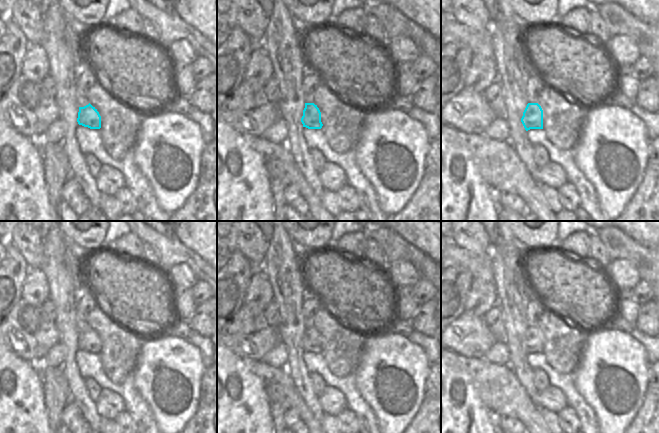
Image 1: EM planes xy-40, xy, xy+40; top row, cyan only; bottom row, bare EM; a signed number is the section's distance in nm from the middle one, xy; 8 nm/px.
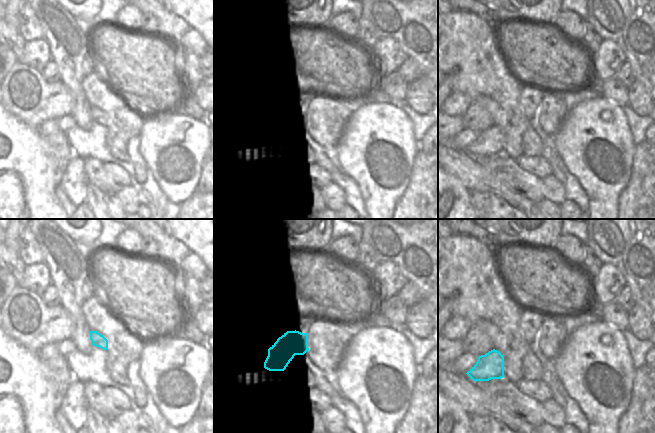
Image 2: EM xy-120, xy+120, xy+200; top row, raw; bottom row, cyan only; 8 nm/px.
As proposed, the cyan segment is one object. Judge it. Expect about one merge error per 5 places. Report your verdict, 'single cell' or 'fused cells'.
single cell

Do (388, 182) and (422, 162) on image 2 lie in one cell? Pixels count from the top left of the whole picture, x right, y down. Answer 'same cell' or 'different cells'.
different cells

